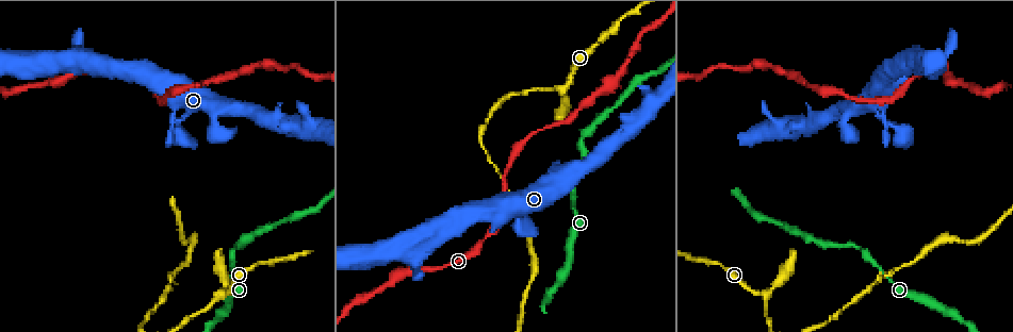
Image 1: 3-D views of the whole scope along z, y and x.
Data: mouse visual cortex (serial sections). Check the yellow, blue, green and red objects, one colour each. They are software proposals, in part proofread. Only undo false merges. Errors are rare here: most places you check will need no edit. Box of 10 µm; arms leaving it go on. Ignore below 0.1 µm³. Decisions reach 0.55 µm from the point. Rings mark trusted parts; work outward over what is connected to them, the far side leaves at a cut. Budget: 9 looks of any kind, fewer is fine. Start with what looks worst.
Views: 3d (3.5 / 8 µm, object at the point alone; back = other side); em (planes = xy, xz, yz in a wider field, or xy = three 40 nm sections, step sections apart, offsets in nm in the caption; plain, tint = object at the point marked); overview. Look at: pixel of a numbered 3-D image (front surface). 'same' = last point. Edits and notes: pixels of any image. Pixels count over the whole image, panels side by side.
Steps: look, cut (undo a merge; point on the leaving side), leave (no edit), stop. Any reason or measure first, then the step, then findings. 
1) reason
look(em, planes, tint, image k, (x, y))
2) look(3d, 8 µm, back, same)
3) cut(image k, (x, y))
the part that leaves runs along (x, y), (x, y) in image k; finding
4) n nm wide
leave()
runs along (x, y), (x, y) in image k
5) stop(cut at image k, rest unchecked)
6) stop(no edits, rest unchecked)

sharp bend
look(3d, 3.5 µm, back, image 1, (562, 90))

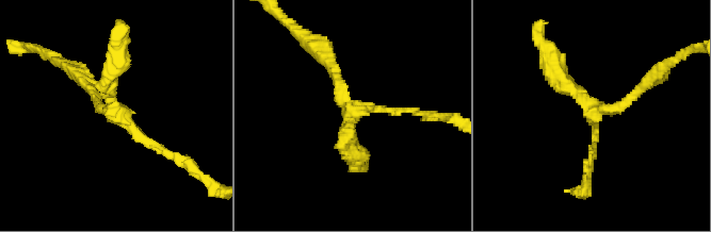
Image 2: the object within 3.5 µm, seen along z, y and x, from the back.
leave()
one cell here

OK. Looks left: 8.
sudden change in width
look(3d, 3.5 µm, image 1, (212, 120))

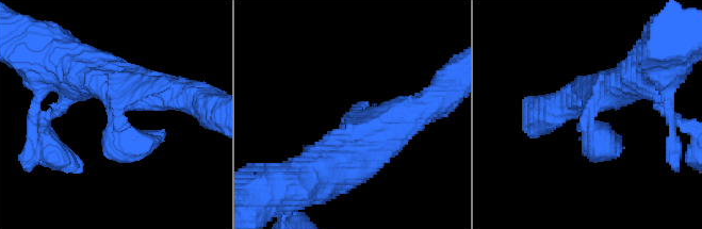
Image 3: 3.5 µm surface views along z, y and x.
look(em, xy, step 3, tint, image 3, (589, 116))

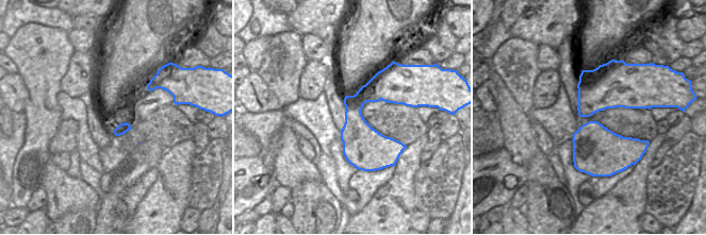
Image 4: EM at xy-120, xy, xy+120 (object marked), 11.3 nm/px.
leave()
one cell here

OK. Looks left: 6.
narrows sharply
look(3d, 3.5 µm, image 1, (234, 245))

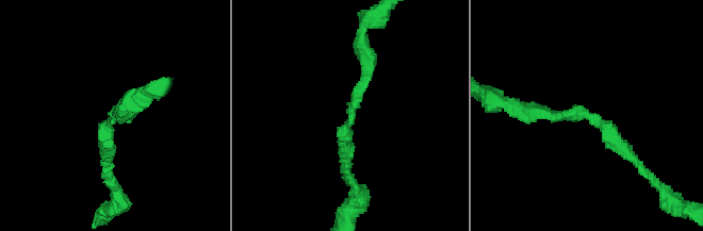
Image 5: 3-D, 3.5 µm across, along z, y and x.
arms of 200, 200 nm
look(em, xy, step 5, tint, image 5, (113, 111))

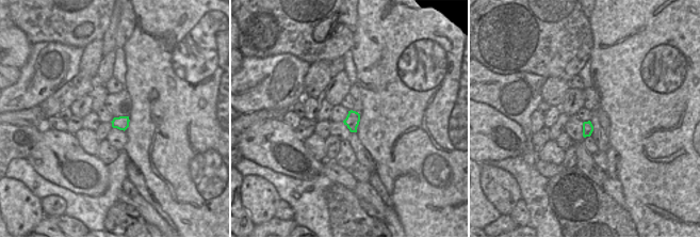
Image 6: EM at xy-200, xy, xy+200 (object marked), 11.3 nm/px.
leave()
runs along (639, 164), (587, 112), (524, 112) in image 5; one cell here

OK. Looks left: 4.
a narrow waist
look(3d, 3.5 µm, image 1, (484, 239))

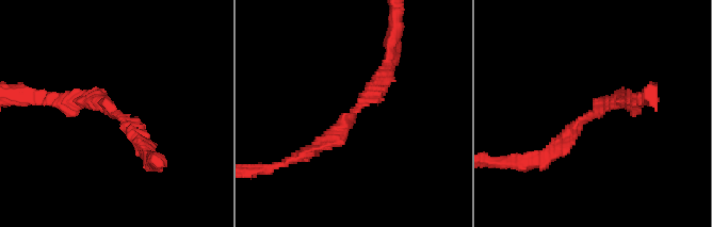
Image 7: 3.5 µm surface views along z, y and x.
arms of 200, 250 nm; now the EM
look(em, xy, step 5, tint, image 7, (586, 115))

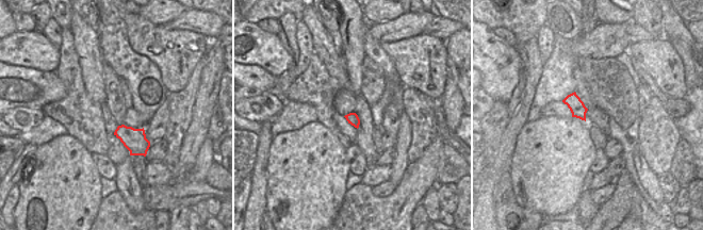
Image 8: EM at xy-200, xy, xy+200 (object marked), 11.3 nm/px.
leave()
runs along (307, 155), (378, 88), (388, 64) in image 7; continuous, no second cell

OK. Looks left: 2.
stop(no edits, rest unchecked)

